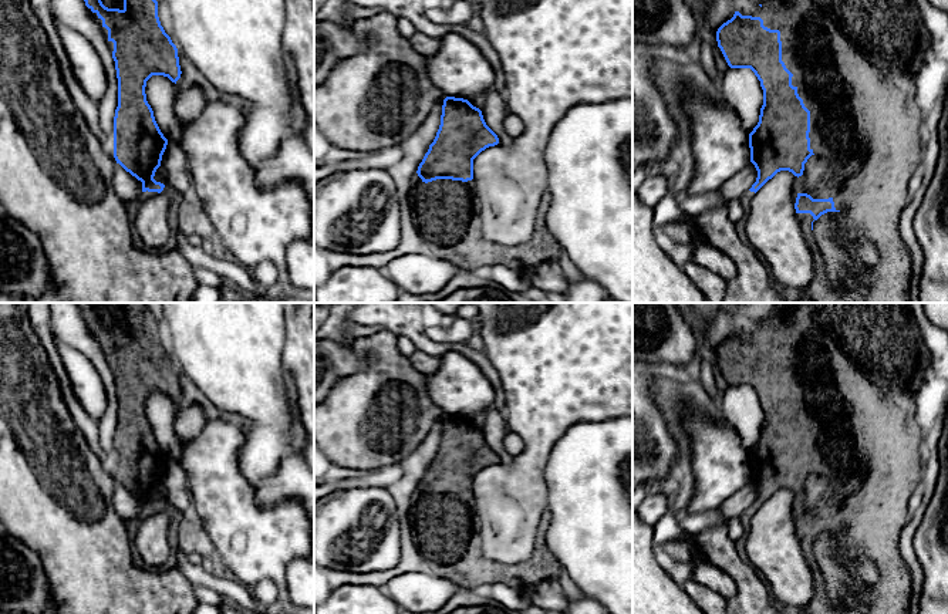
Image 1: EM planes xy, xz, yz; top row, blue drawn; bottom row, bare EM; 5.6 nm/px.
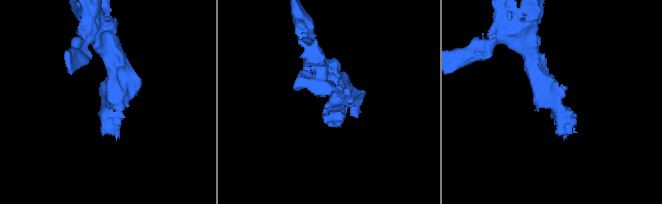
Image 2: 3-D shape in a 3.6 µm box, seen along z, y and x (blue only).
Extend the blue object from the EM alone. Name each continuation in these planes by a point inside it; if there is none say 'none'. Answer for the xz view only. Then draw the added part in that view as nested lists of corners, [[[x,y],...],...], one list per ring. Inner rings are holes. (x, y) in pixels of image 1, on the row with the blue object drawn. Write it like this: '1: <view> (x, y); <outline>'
none

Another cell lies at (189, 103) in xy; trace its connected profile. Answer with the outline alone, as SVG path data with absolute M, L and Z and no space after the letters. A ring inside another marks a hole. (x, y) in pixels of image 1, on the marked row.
M192 85L179 91L173 104L173 111L182 128L193 122L206 105L203 91L198 85Z

